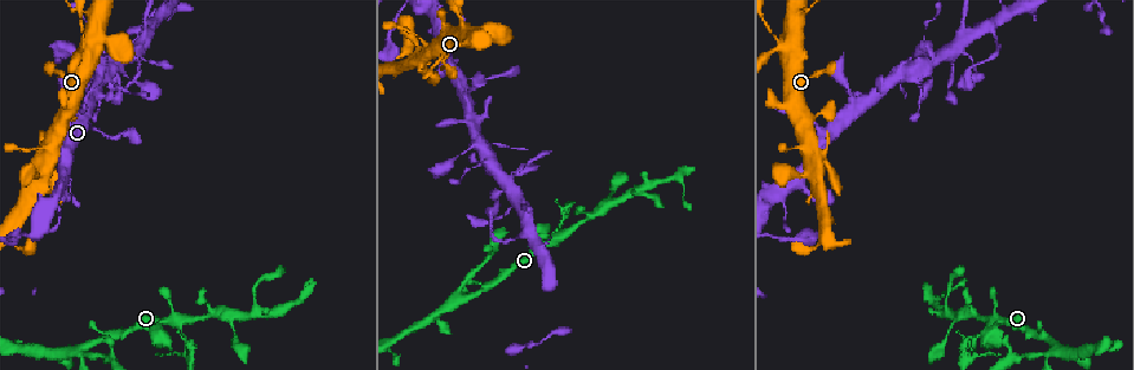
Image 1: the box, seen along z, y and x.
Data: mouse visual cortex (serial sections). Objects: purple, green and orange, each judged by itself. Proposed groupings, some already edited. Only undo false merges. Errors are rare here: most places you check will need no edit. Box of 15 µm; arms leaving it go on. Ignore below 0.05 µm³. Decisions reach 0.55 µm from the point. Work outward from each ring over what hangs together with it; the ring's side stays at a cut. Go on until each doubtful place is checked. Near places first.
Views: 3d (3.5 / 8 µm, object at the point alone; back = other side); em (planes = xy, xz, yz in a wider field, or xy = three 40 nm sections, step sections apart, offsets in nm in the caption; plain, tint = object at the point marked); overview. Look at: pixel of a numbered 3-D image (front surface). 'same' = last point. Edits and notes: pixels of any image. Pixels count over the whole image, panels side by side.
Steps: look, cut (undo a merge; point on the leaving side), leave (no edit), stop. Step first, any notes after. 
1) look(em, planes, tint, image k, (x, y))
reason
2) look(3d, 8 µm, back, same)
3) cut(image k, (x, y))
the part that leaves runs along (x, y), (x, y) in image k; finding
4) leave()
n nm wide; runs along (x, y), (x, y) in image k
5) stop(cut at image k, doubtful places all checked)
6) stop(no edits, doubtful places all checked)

look(3d, 3.5 µm, image 1, (638, 191))

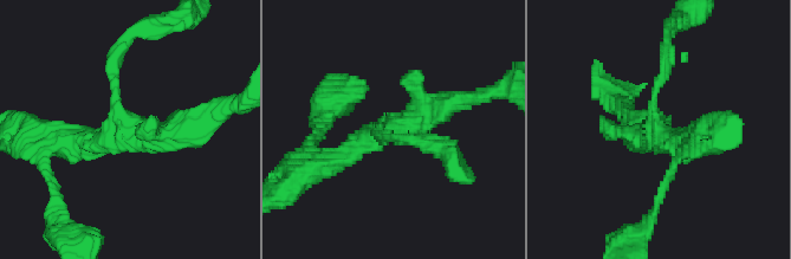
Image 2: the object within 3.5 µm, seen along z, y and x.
look(em, xy, step 5, tint, image 2, (659, 133))
3 arms; arms of 150, 300, 350 nm; shape alone is not enough

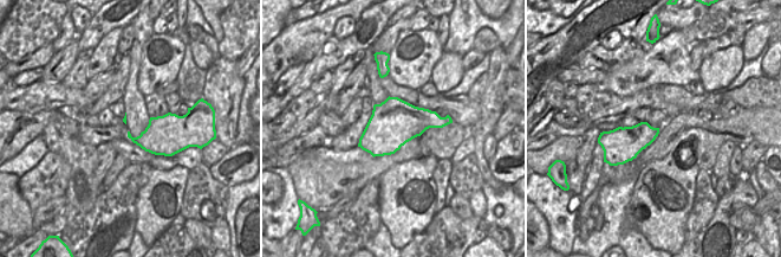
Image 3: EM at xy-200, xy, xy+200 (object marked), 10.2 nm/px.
look(em, xy, step 3, tint, same)
cut it another way

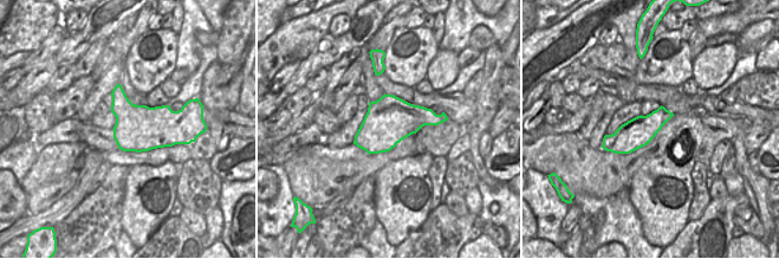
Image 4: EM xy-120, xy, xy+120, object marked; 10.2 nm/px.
leave()
one cell here

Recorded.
look(3d, 3.5 µm, image 1, (513, 239))
sudden change in width

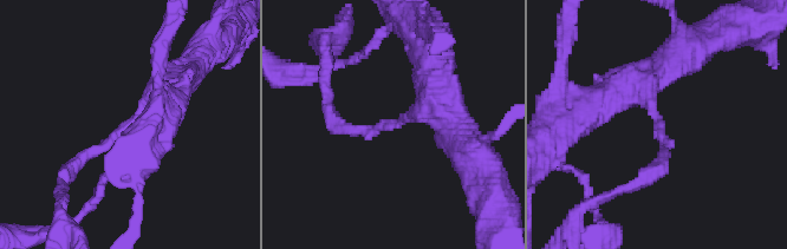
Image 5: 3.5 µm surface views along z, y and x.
look(em, xy, step 2, tint, image 5, (393, 123))
arms of 150, 450 nm; now the EM

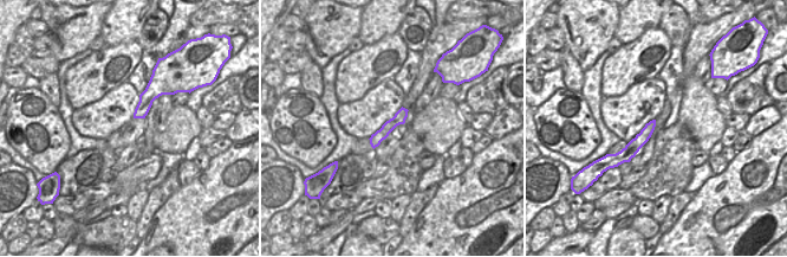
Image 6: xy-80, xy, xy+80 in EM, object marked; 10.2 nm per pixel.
leave()
runs along (170, 90), (156, 90), (102, 148), (69, 170) in image 5; all the same cell

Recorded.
look(3d, 3.5 µm, image 1, (462, 20))
three-way junction

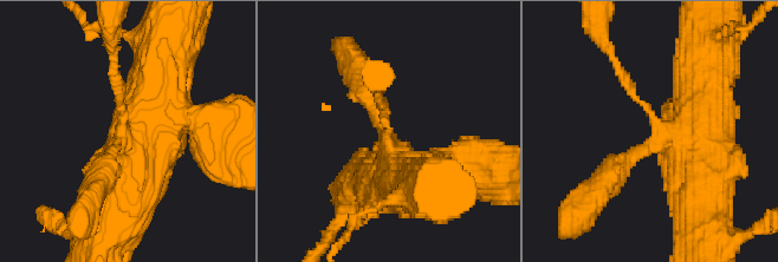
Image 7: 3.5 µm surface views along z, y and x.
look(em, xy, step 2, tint, image 7, (651, 113))
3 arms; arms of 150, 200, 350 nm; need the tissue

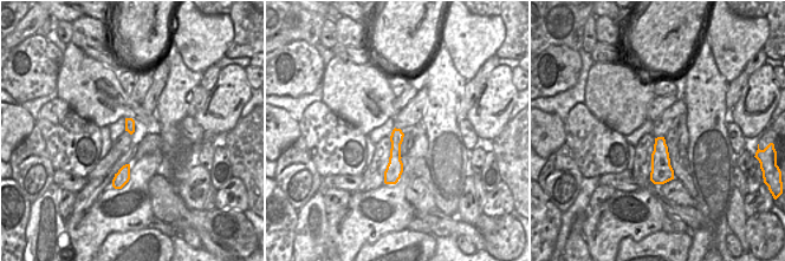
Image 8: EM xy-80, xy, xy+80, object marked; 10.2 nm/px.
leave()
runs along (397, 131), (395, 168), (388, 181) in image 8; continuous, no second cell

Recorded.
stop(no edits, doubtful places all checked)

